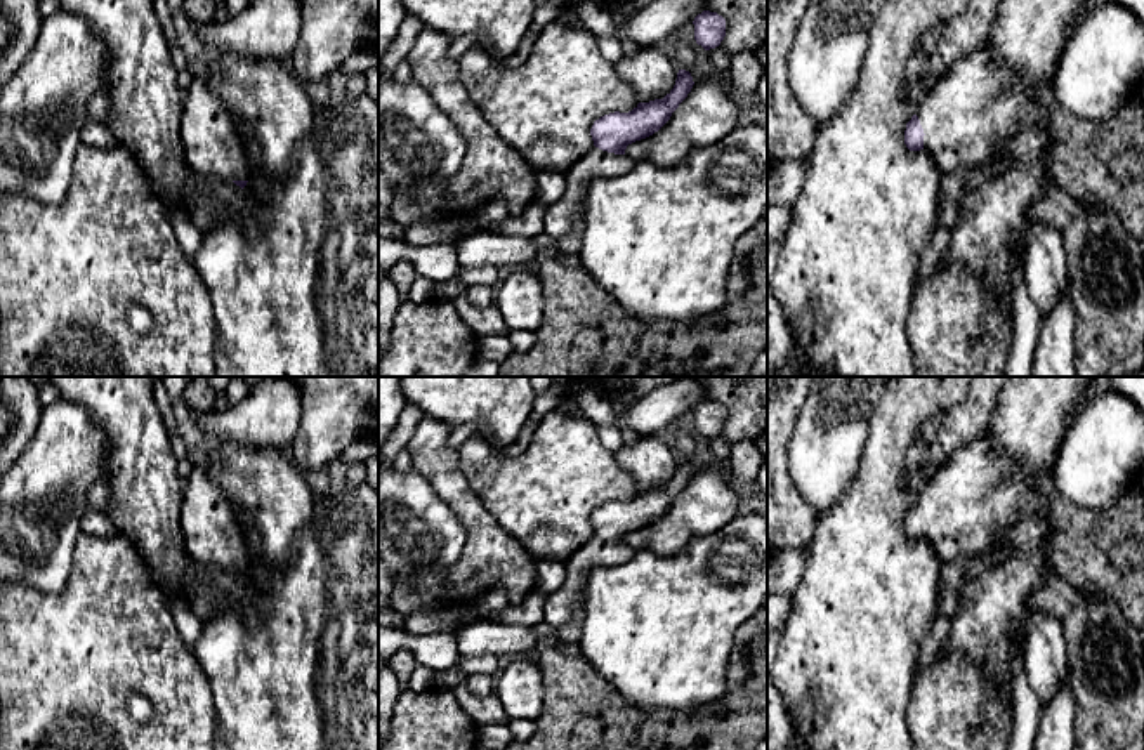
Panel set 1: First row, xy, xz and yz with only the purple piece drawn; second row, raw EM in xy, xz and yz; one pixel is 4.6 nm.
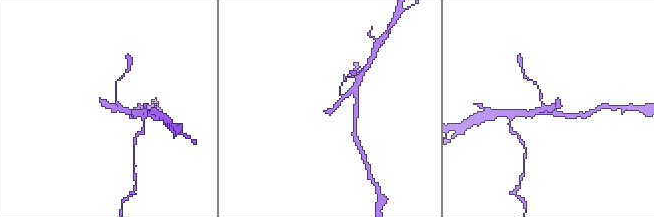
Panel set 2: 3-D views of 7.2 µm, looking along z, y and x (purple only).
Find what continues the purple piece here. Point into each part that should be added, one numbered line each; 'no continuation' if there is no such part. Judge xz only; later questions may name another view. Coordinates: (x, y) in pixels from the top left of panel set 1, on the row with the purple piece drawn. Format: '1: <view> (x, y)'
1: xz (559, 216)

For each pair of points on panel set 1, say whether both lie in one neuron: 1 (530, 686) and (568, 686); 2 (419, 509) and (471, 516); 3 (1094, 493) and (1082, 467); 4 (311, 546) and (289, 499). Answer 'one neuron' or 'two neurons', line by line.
1: two neurons
2: two neurons
3: one neuron
4: two neurons

